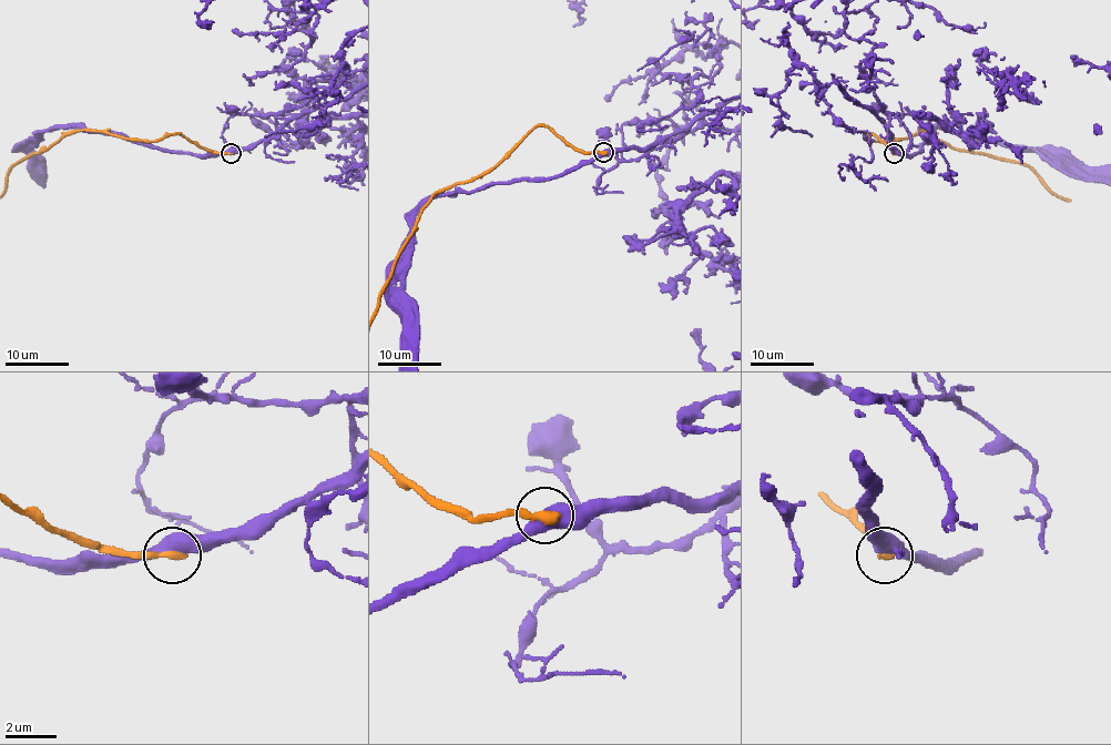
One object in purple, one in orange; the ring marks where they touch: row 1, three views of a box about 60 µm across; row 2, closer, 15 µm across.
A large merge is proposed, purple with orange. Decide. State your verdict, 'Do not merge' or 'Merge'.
Do not merge

